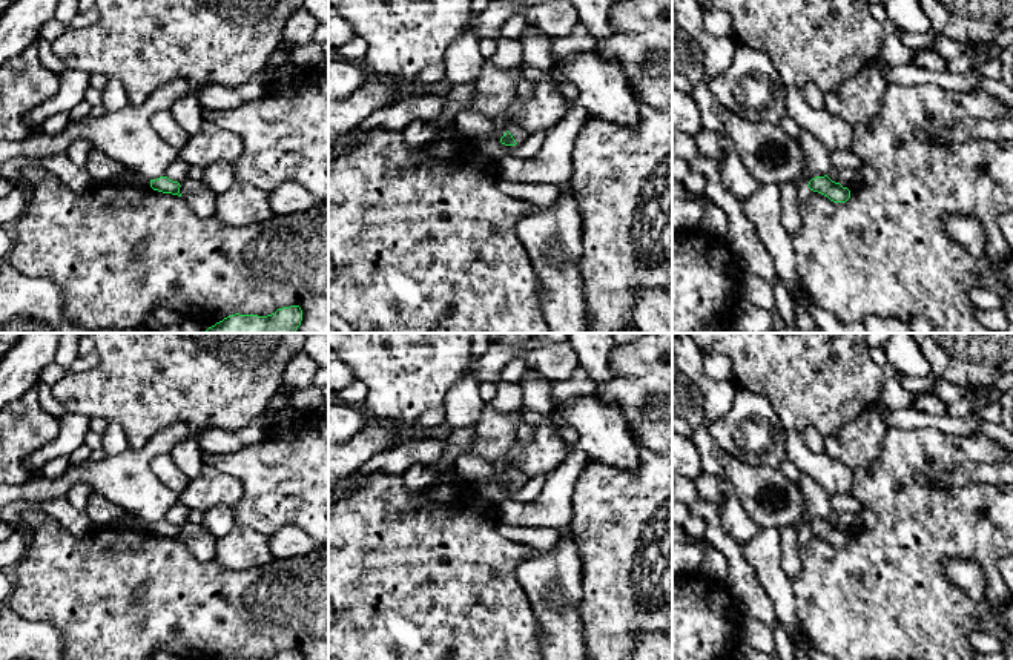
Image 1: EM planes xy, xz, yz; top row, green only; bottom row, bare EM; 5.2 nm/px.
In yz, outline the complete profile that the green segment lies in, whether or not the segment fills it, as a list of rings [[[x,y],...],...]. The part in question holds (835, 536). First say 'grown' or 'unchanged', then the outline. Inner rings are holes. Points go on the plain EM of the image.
unchanged | [[[827,519],[812,522],[807,531],[827,540],[833,546],[846,546],[850,542],[850,534],[832,525]]]

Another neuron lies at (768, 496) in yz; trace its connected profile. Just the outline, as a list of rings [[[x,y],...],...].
[[[723,450],[718,460],[743,511],[760,530],[783,530],[804,519],[803,491],[780,468],[751,465]]]

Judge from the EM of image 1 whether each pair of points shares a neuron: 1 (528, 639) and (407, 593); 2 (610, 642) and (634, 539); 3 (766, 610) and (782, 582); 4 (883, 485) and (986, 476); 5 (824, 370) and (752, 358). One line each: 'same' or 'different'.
1: same
2: same
3: different
4: different
5: same

